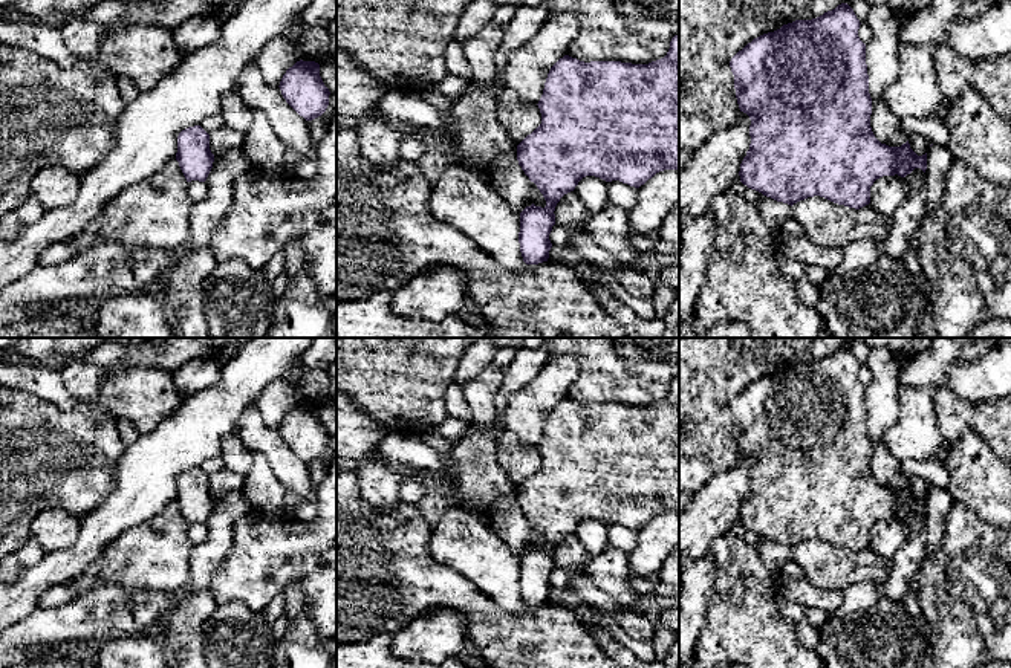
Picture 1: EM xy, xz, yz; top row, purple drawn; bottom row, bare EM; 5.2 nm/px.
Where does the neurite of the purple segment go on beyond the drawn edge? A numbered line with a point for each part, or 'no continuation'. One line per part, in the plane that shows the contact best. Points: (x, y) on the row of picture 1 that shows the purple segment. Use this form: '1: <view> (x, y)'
no continuation

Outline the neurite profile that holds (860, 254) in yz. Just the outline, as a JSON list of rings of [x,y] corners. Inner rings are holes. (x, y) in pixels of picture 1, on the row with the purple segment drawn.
[[[861,238],[850,242],[841,249],[841,263],[837,268],[838,275],[849,272],[858,272],[861,269],[870,268],[881,255],[879,242],[870,238]]]

